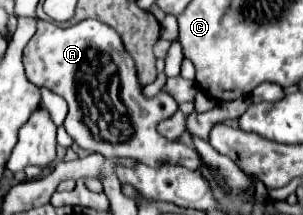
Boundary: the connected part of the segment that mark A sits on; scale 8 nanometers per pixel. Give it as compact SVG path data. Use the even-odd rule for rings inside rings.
M37 20L37 32L33 34L33 38L29 40L29 44L23 50L23 66L25 66L25 76L29 78L29 82L33 82L39 88L49 88L53 94L59 94L67 100L69 114L65 120L65 130L69 132L69 136L73 136L75 144L79 144L81 148L99 152L105 156L137 158L139 162L145 162L147 166L159 166L163 162L179 164L185 168L203 166L203 160L197 154L197 150L181 142L171 142L155 130L157 122L166 120L171 117L171 114L175 114L178 104L169 94L157 94L155 98L145 98L141 94L143 88L137 82L135 62L125 52L119 34L111 26L99 20L83 20L69 28L61 28L51 22Z

